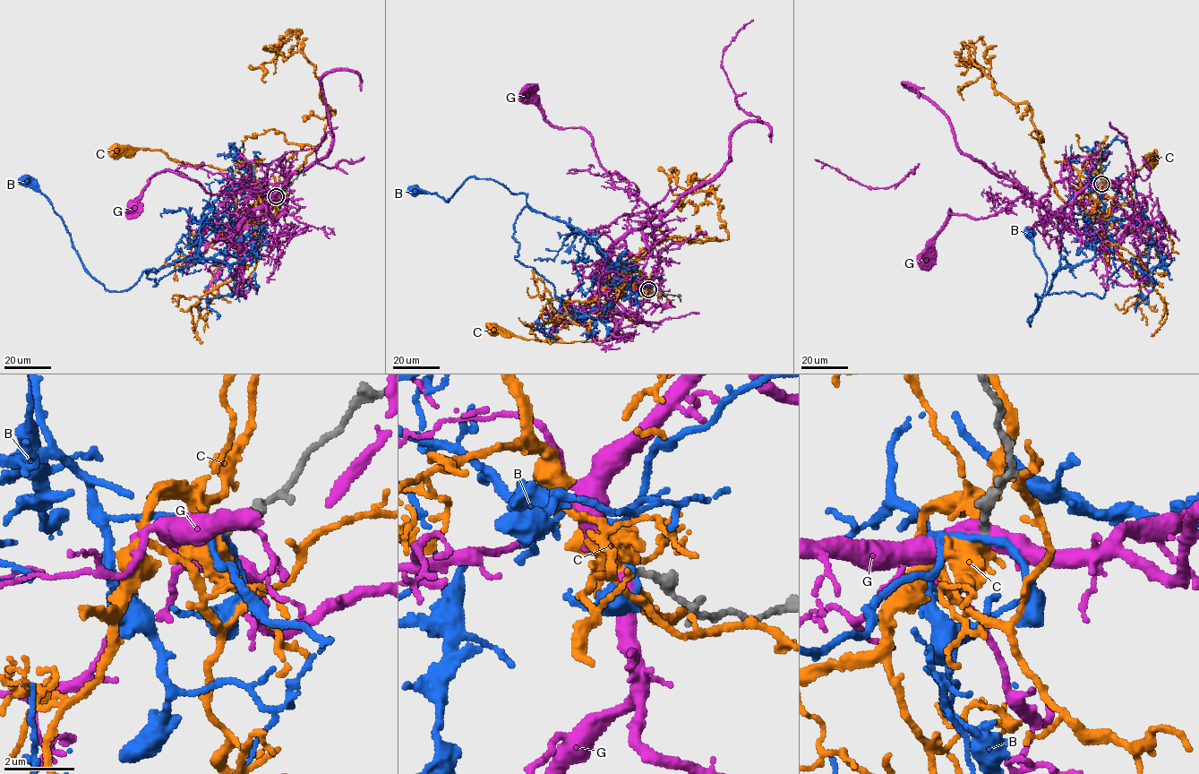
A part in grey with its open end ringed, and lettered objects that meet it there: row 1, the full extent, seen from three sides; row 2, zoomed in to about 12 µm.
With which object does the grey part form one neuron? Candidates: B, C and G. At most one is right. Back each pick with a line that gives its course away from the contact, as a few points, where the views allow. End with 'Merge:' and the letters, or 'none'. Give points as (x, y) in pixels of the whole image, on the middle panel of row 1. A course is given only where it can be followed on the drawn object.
C: Its course: (647, 289), (634, 265), (615, 279), (606, 295), (614, 328), (606, 340), (539, 341), (494, 328)
Merge: C

